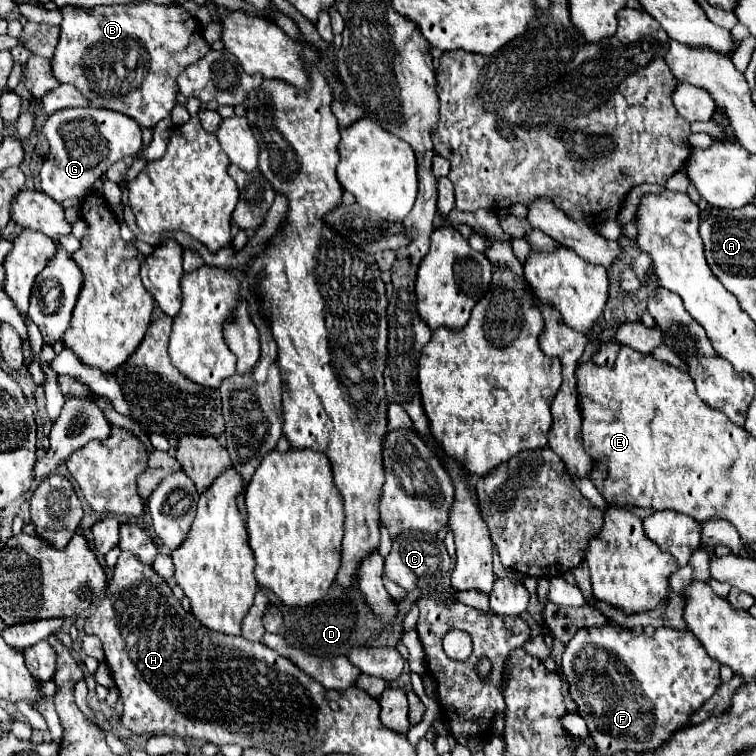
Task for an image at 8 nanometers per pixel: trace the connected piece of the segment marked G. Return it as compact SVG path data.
M60 109L54 111L42 133L50 143L48 159L40 169L40 187L54 201L62 203L64 199L82 199L92 191L96 179L102 179L108 167L128 155L138 155L142 147L142 129L140 125L122 113L110 109Z

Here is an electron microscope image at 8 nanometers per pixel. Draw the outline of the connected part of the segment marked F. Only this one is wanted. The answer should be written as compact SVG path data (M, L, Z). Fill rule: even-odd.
M614 625L578 629L566 645L560 665L566 681L570 683L568 693L576 701L578 713L586 719L590 731L594 731L592 739L598 745L600 755L614 755L622 749L644 753L658 747L672 733L682 729L690 715L708 701L720 685L720 663L702 649L702 643L690 631L670 627L658 627L652 637L644 633L634 635L632 629Z

